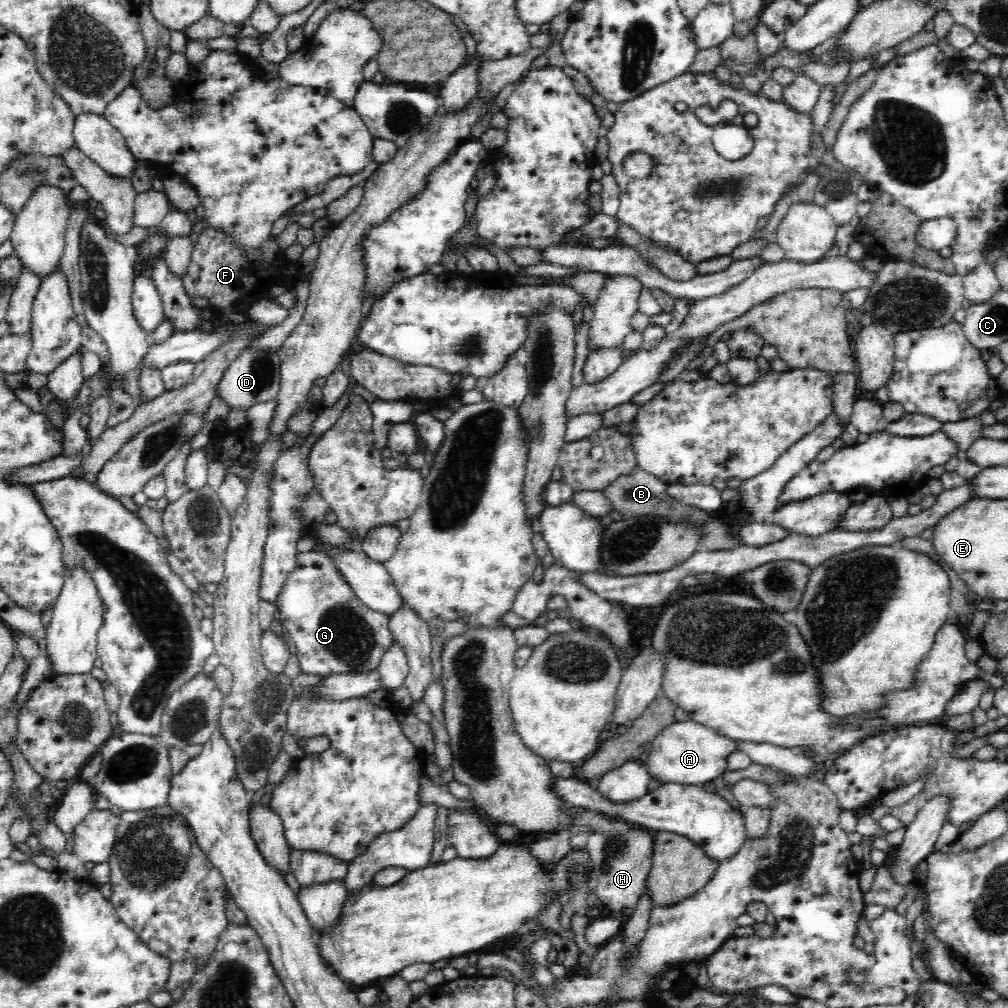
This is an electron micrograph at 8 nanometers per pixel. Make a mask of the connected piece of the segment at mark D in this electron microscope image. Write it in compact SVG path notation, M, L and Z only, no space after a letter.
M244 349L224 370L216 388L216 396L227 404L229 412L232 409L239 409L246 413L254 404L270 402L275 398L278 386L280 386L279 376L278 352Z

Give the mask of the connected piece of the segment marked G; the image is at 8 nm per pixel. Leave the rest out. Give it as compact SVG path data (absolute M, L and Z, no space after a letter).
M312 549L296 556L295 569L283 584L276 606L280 611L279 621L296 645L296 655L299 658L302 673L328 678L337 674L363 675L376 671L383 652L386 652L395 640L389 629L389 618L380 612L368 609L358 600L355 592L350 589L350 585L342 579L333 560L330 560L330 556L324 551Z

